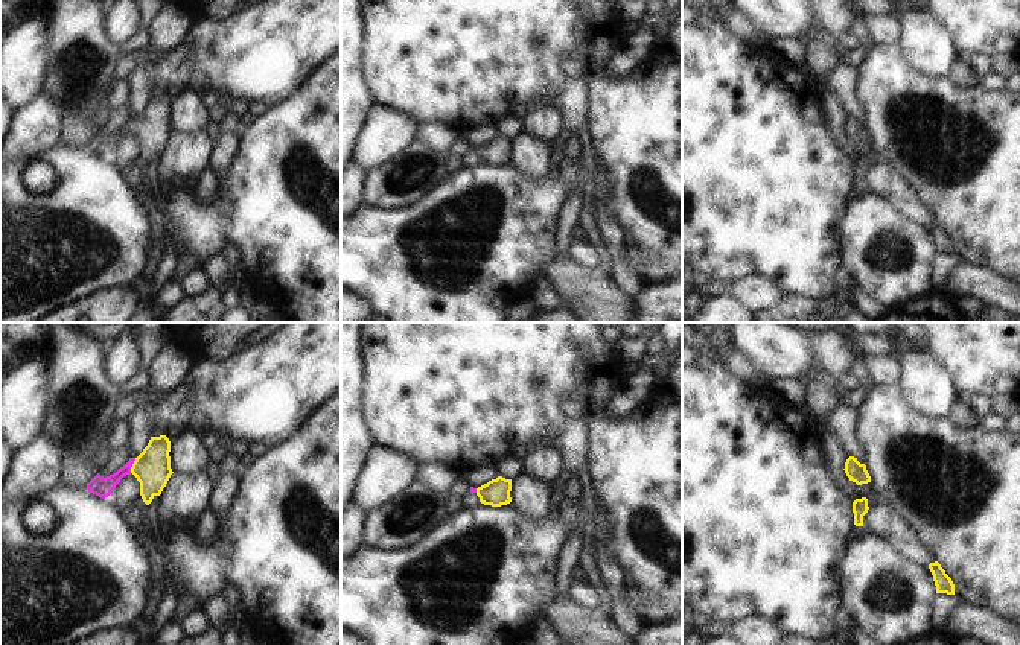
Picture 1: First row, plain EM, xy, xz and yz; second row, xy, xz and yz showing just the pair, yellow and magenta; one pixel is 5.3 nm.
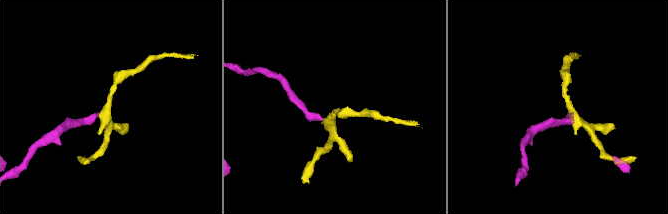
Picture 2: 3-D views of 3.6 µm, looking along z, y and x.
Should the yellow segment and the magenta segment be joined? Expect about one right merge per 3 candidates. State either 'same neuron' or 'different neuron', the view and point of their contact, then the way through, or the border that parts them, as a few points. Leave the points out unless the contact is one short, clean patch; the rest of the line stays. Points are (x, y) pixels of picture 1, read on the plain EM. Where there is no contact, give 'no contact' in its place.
same neuron; contact xy (133, 125); way xy (151, 127), (133, 125), (108, 143), (99, 145)

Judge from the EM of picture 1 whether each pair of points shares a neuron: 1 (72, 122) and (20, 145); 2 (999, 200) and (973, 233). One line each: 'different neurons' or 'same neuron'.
1: different neurons
2: same neuron

